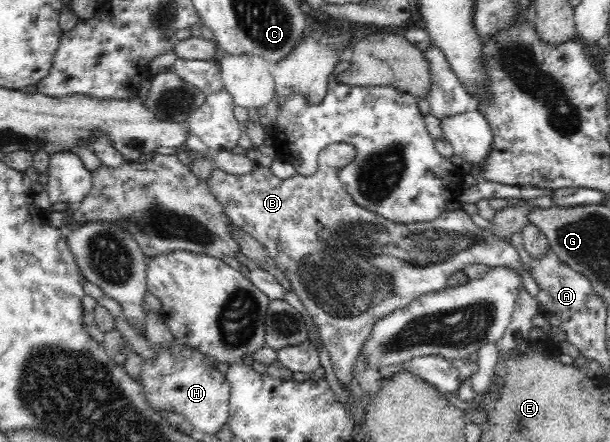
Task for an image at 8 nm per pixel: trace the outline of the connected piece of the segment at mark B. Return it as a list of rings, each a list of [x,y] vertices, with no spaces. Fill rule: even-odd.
[[[332,143],[318,153],[318,170],[312,178],[296,174],[288,180],[279,180],[270,169],[257,164],[258,170],[254,174],[239,177],[216,168],[208,182],[210,191],[232,224],[262,244],[272,263],[277,264],[291,282],[294,294],[299,296],[306,311],[312,316],[322,345],[328,351],[337,381],[345,390],[355,388],[354,364],[358,350],[370,334],[374,322],[405,308],[423,294],[444,289],[448,278],[462,271],[468,264],[483,264],[488,268],[515,268],[521,274],[523,288],[530,296],[537,298],[540,292],[536,280],[522,269],[516,248],[509,242],[499,240],[489,229],[480,230],[472,221],[472,209],[468,206],[460,206],[454,212],[444,211],[432,222],[418,224],[394,224],[380,214],[357,206],[340,183],[340,170],[344,170],[356,156],[357,150],[352,144]]]

